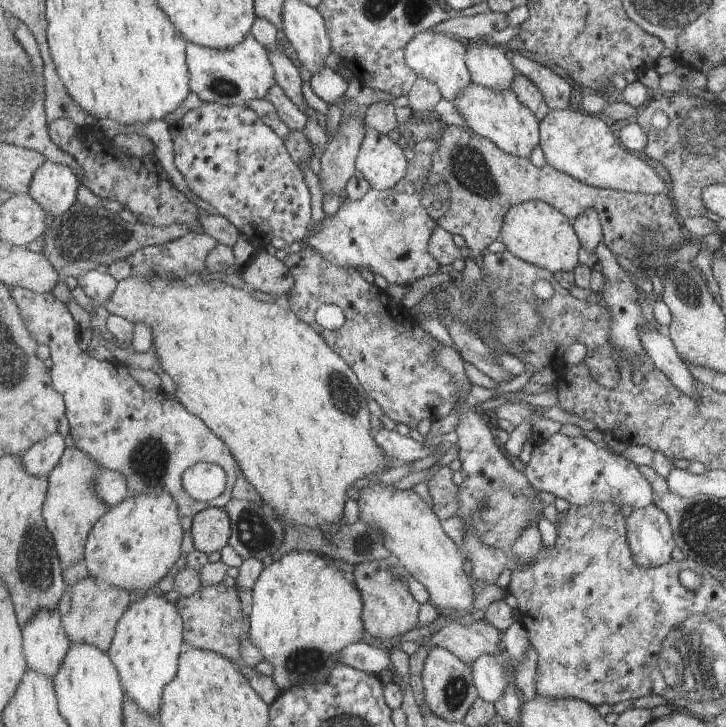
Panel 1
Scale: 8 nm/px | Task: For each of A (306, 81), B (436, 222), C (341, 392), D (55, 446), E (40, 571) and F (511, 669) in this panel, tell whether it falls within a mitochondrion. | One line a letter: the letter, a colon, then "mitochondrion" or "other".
A: other
B: other
C: mitochondrion
D: other
E: mitochondrion
F: other

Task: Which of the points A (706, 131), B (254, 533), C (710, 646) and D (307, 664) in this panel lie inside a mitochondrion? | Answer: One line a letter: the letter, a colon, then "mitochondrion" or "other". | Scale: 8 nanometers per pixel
A: mitochondrion
B: mitochondrion
C: mitochondrion
D: mitochondrion

